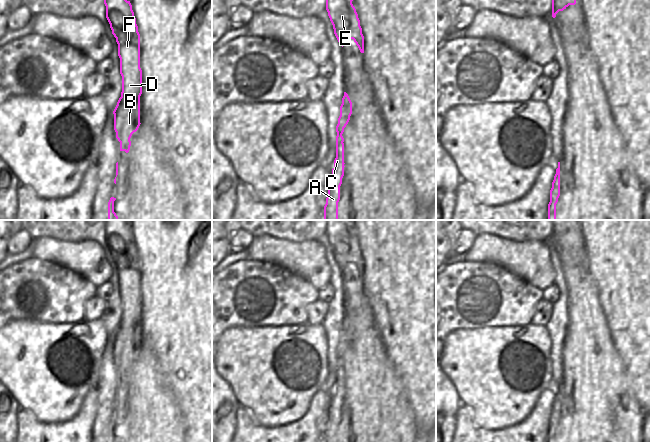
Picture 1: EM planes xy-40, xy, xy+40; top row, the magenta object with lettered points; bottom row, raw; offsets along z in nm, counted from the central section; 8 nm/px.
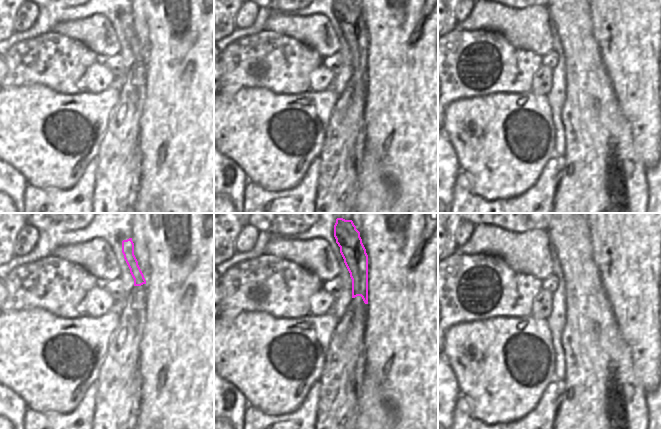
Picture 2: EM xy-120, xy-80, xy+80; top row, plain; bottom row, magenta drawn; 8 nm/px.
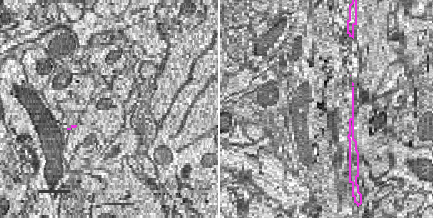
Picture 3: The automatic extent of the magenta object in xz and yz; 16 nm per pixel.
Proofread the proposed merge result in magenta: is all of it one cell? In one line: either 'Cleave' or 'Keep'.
Keep.

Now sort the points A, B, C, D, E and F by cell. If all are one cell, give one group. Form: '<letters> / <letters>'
A B C D E F

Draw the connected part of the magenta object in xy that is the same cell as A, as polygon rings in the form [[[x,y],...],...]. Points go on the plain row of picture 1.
[[[346,316],[342,322],[340,330],[340,340],[336,350],[336,382],[334,392],[328,408],[328,420],[324,430],[324,442],[338,442],[338,426],[340,424],[340,410],[344,400],[344,362],[342,360],[344,352],[350,344],[352,338],[352,326]]]

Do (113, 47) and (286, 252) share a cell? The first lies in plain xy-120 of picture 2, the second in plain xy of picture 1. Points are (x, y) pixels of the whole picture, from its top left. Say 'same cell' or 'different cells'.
same cell

